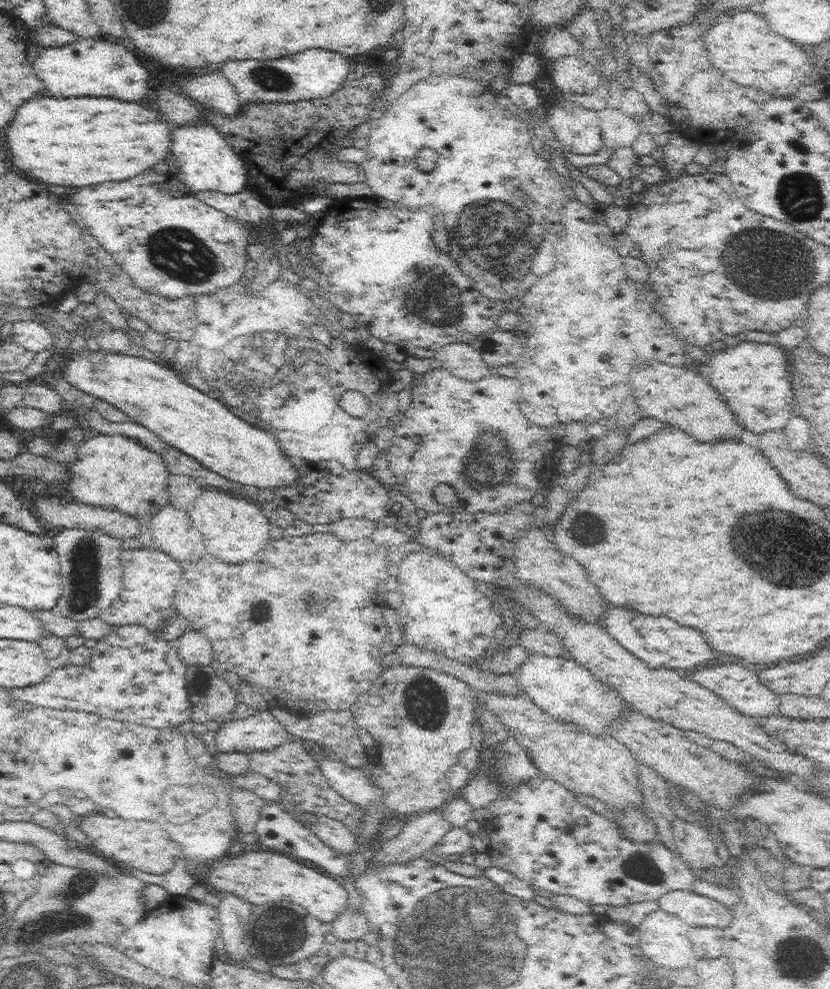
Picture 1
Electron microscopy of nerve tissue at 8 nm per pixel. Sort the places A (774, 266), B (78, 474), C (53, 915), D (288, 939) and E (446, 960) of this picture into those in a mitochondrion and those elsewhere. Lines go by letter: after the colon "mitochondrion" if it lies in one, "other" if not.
A: mitochondrion
B: other
C: mitochondrion
D: mitochondrion
E: mitochondrion

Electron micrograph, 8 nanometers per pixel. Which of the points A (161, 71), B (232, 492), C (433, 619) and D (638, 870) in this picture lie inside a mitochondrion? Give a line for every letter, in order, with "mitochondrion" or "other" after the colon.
A: other
B: other
C: other
D: mitochondrion

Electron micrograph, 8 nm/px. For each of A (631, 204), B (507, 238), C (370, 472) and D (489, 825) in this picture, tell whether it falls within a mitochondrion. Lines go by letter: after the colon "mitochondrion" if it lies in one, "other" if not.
A: other
B: mitochondrion
C: other
D: other

